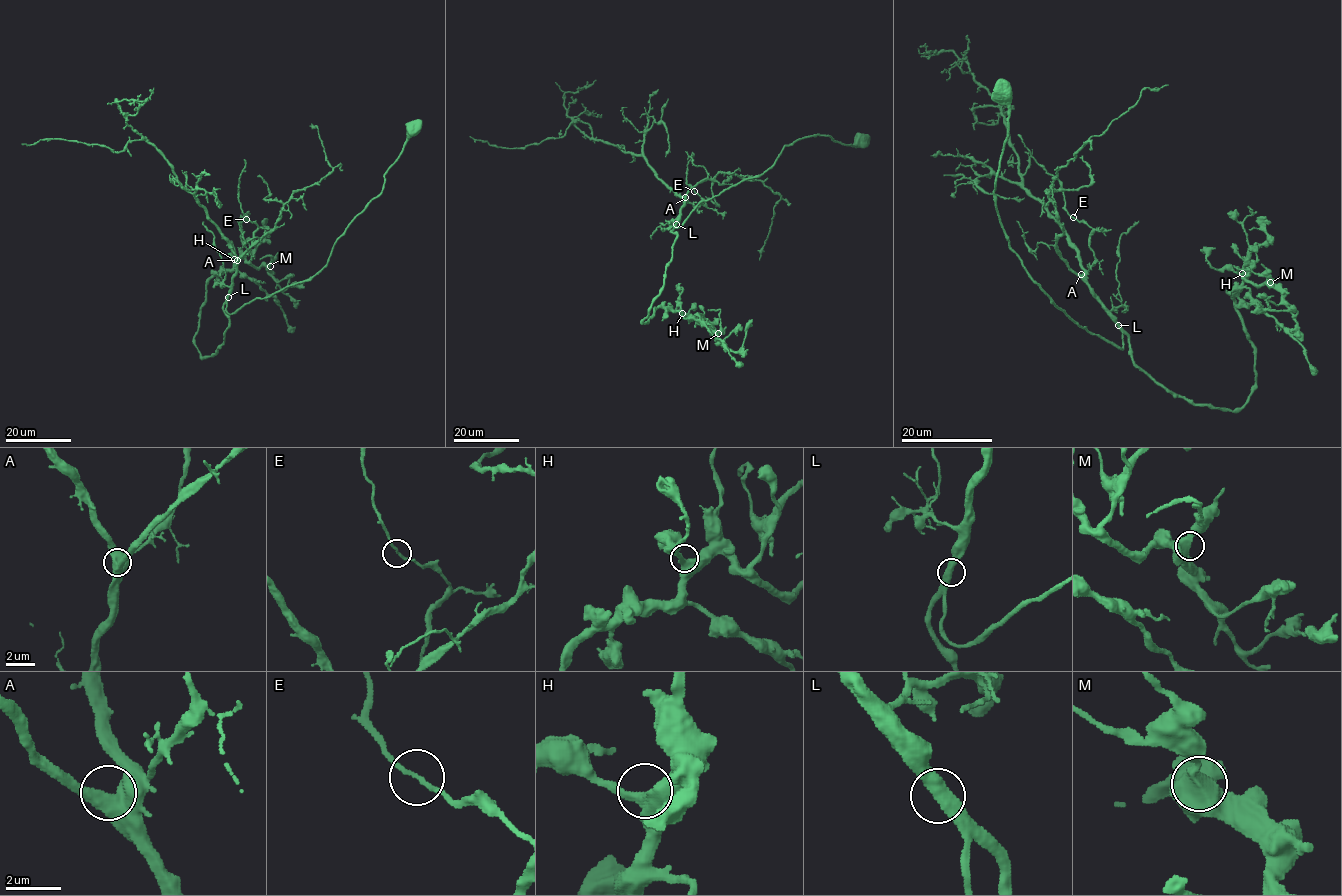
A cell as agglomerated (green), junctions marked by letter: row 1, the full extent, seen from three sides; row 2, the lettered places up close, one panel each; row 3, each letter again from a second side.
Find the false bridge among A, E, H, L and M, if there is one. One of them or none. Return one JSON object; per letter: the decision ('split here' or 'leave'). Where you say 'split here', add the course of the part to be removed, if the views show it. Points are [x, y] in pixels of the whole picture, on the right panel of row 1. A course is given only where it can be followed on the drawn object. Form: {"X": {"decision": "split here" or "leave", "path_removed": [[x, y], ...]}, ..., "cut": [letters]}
{"A": {"decision": "leave"}, "E": {"decision": "leave"}, "H": {"decision": "leave"}, "L": {"decision": "leave"}, "M": {"decision": "leave"}, "cut": []}

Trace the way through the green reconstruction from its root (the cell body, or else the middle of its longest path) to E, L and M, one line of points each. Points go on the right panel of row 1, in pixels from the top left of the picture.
E: (1002, 91), (994, 202), (1008, 246), (1070, 318), (1122, 349), (1087, 280), (1092, 229), (1073, 218)
L: (1002, 91), (1008, 136), (994, 202), (1008, 246), (1070, 318), (1122, 349), (1117, 325)
M: (1002, 91), (1010, 248), (1157, 382), (1241, 408), (1254, 352), (1234, 295), (1248, 272), (1270, 282)

